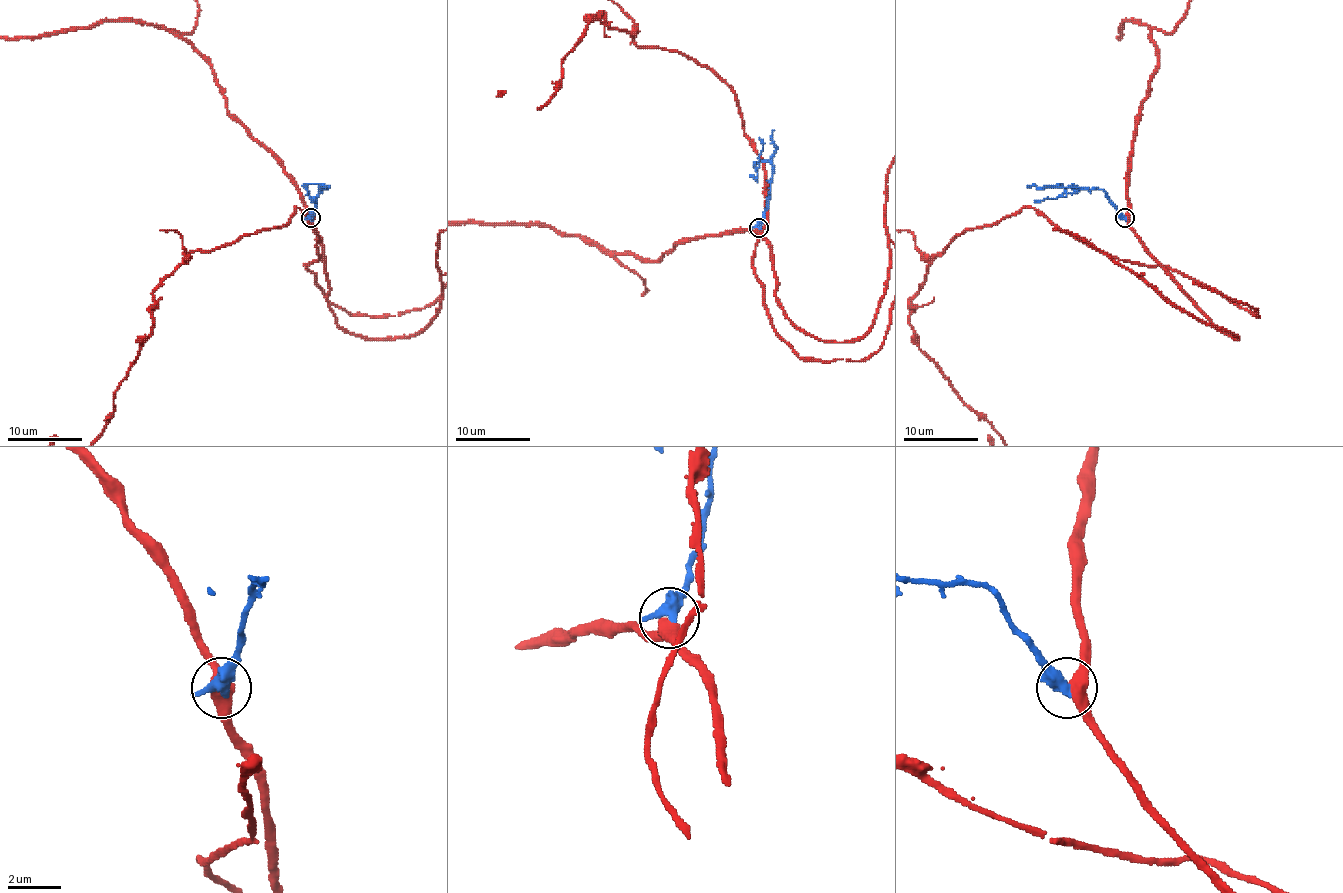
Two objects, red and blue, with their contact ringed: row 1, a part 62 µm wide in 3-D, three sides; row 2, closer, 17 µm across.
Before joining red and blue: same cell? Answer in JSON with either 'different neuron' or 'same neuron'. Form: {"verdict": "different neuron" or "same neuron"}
{"verdict": "different neuron"}

